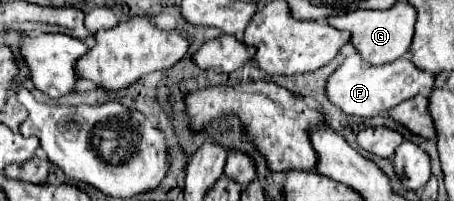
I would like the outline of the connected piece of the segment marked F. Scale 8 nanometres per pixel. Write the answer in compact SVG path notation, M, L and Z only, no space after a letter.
M353 54L343 60L343 64L327 78L327 98L331 104L335 104L341 112L349 116L369 118L387 112L395 104L401 104L403 100L417 96L417 94L429 94L433 88L435 76L429 72L423 72L413 66L411 60L399 58L381 66L367 66L359 54Z

